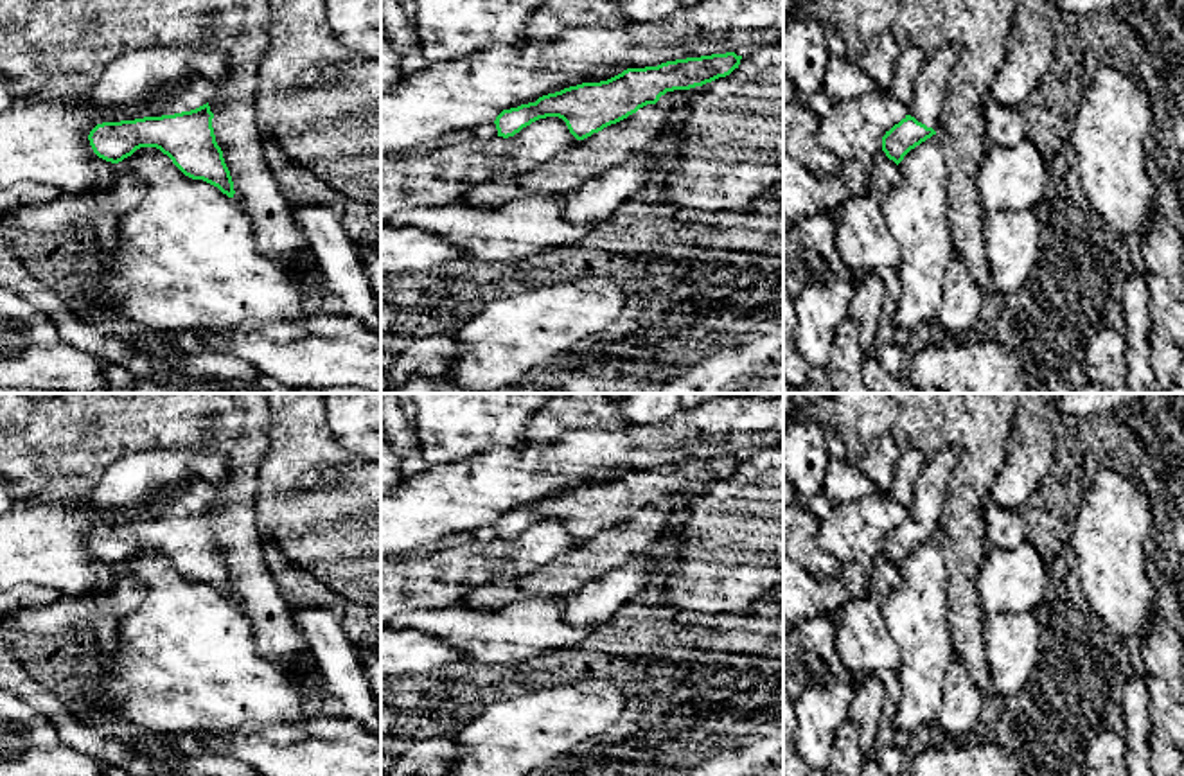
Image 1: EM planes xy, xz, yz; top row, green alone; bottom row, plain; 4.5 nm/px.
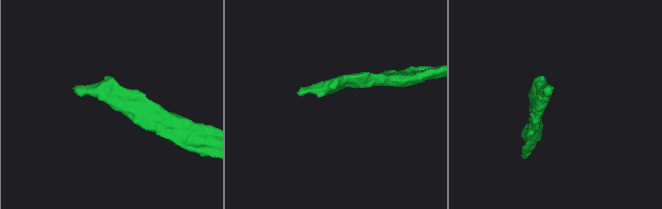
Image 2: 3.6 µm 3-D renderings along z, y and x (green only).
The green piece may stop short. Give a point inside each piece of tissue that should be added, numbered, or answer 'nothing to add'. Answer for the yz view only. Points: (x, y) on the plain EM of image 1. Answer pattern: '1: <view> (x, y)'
1: yz (931, 485)

